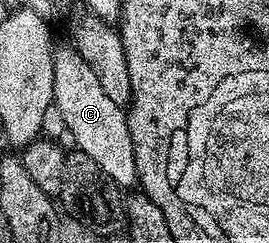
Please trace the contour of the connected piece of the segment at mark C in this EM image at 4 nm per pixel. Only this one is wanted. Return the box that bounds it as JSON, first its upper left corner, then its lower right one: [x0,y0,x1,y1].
[52,46,138,190]

